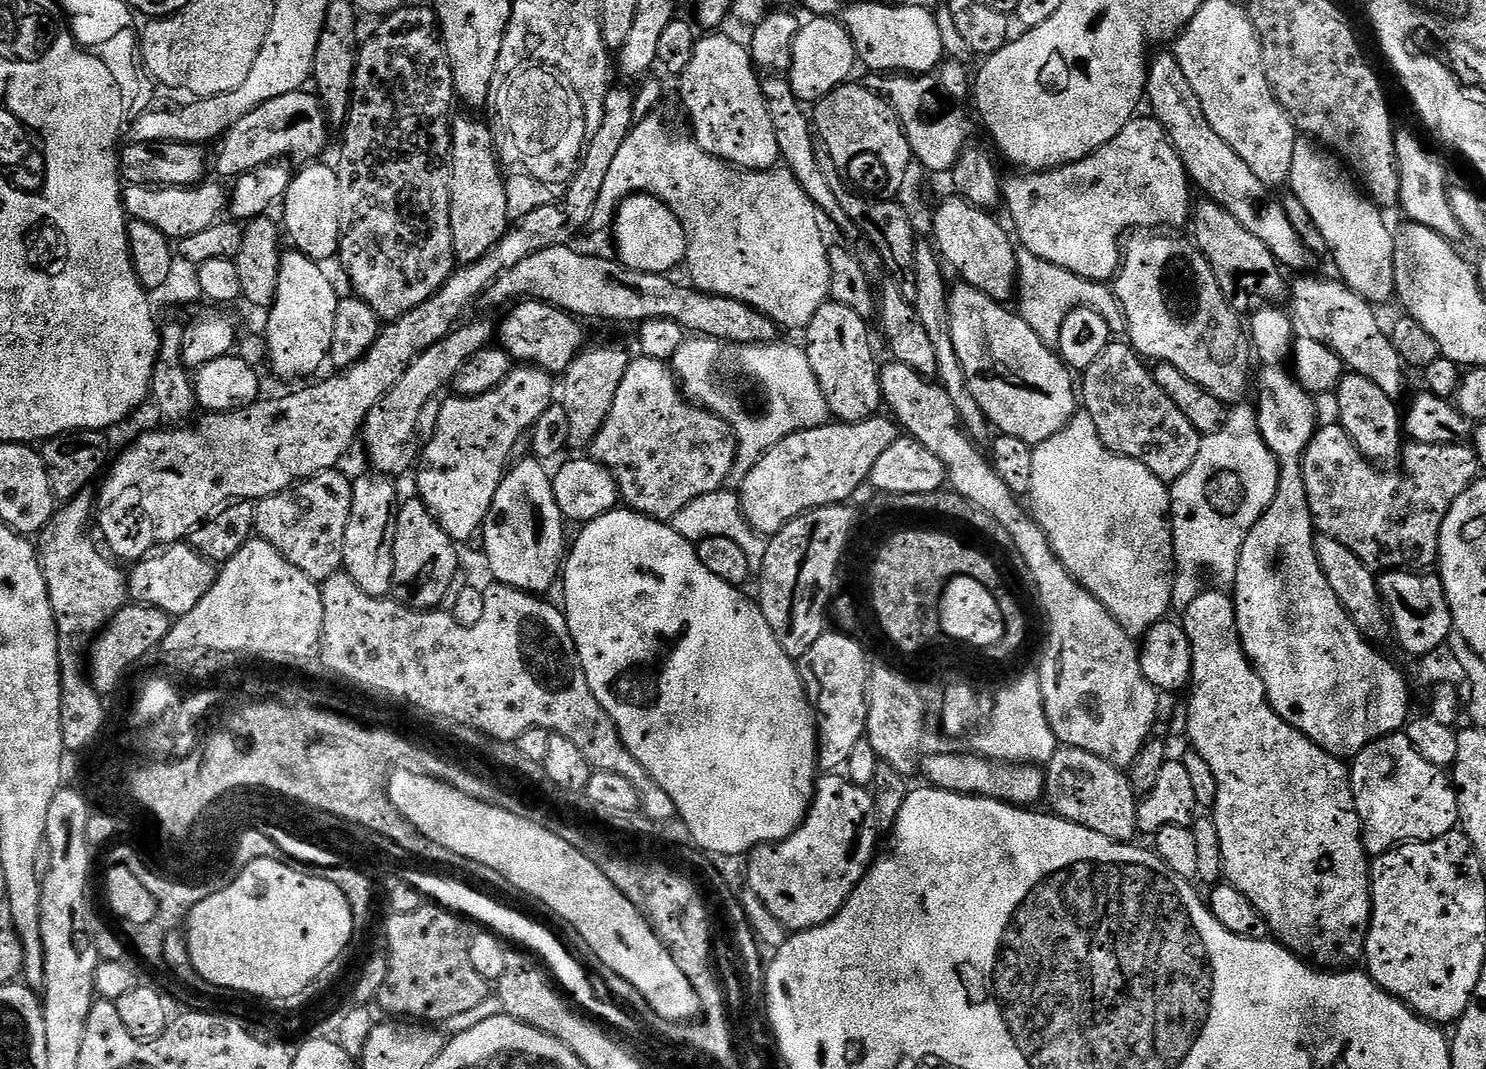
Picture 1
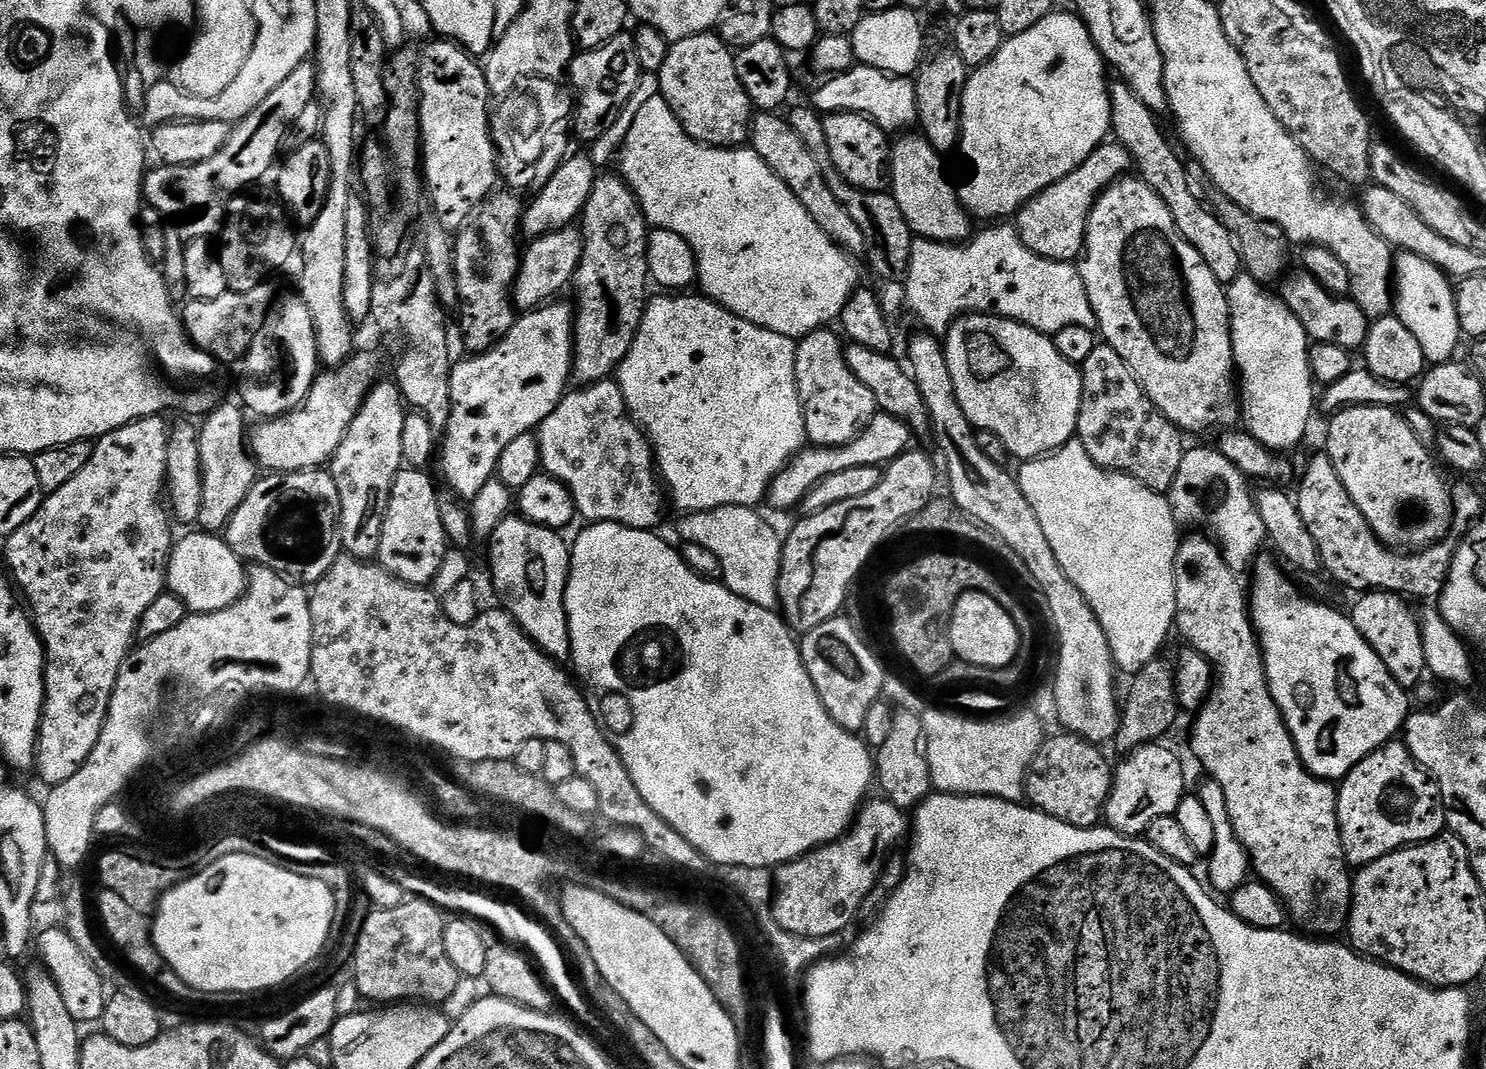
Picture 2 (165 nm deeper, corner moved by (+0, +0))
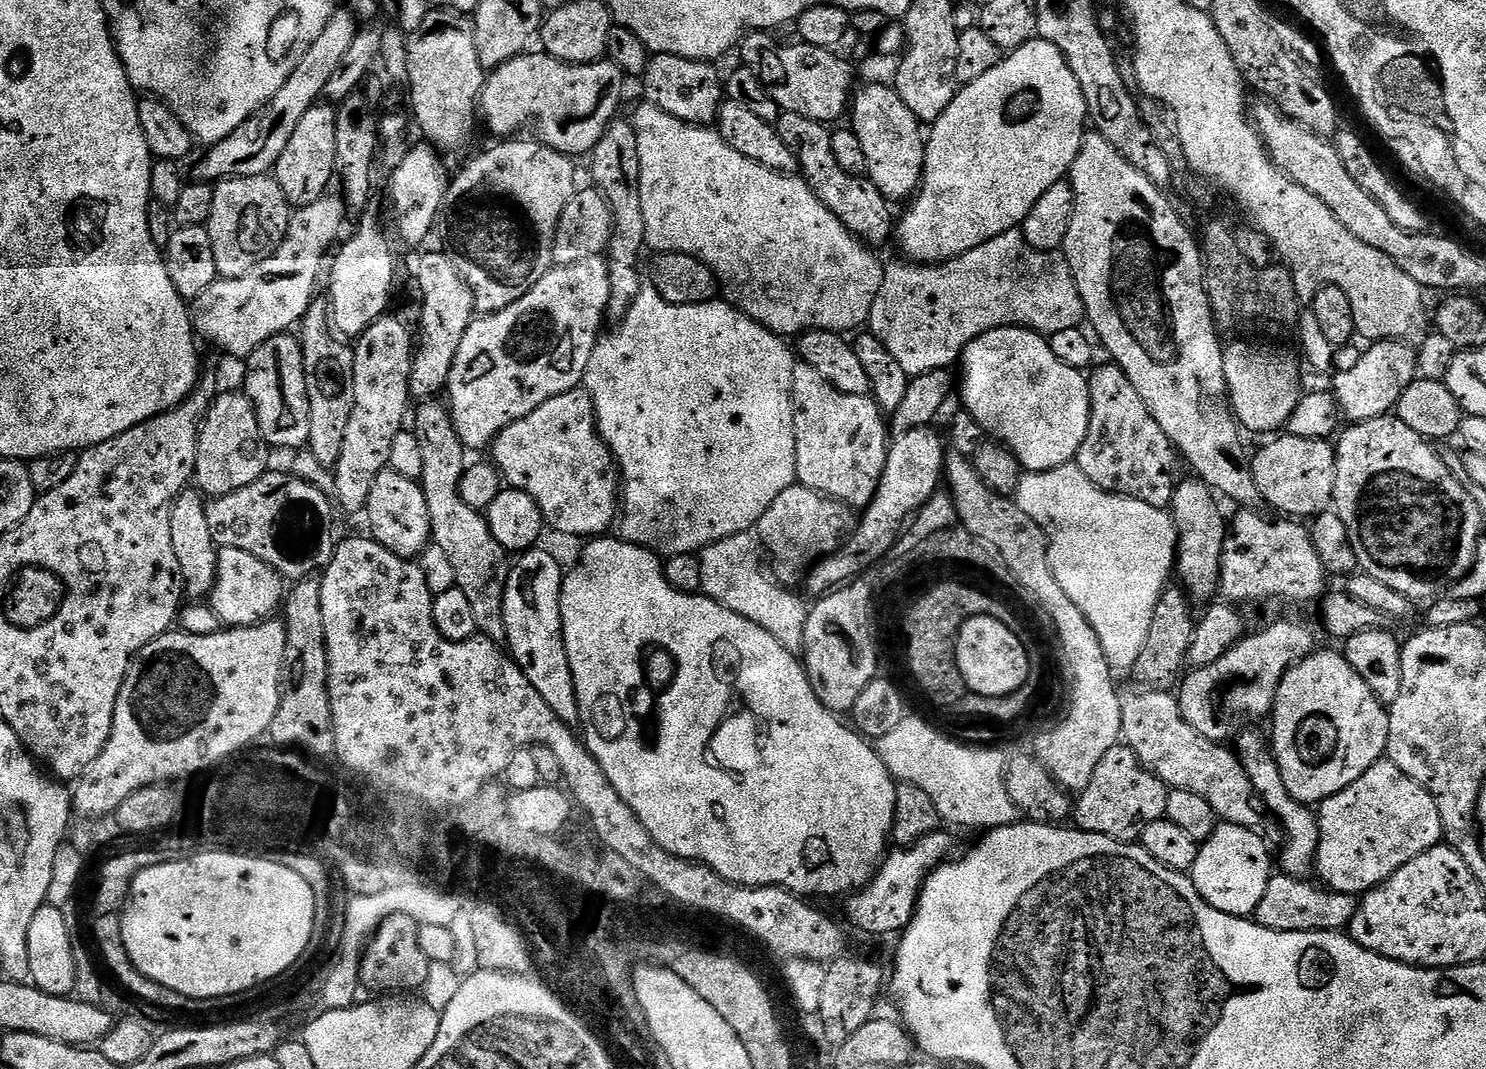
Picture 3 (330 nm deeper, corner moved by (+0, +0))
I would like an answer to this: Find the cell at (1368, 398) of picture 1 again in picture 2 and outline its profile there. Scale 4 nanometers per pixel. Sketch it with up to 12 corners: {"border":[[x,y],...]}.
{"border":[[1344,408],[1326,455],[1393,550],[1449,539],[1454,492],[1394,408]]}

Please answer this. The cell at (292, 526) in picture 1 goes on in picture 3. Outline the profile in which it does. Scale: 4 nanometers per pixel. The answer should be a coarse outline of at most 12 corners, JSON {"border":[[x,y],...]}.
{"border":[[265,472],[209,499],[217,549],[246,550],[285,581],[336,553],[329,493]]}

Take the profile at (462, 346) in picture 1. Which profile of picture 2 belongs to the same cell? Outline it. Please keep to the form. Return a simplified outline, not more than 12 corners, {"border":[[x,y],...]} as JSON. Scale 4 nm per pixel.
{"border":[[579,227],[537,236],[522,252],[514,304],[535,312],[576,279]]}

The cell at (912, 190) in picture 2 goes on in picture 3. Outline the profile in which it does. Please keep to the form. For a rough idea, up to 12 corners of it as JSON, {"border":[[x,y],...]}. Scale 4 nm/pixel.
{"border":[[895,87],[853,95],[867,179],[889,202],[924,179],[925,133]]}

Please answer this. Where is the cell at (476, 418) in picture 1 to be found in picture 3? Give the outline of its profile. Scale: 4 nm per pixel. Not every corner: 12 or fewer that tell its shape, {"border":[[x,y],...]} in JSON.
{"border":[[604,256],[549,268],[473,319],[446,389],[487,449],[581,387],[609,302]]}

